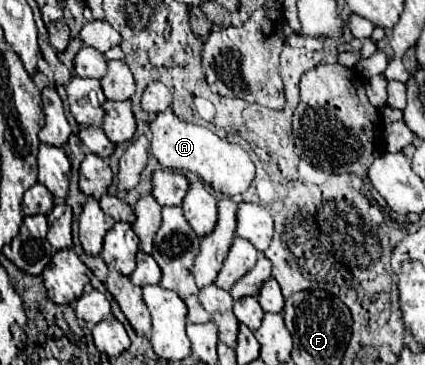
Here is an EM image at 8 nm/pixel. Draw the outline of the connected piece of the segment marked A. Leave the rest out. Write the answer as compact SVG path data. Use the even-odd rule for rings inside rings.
M173 111L159 113L151 121L149 127L151 127L151 135L153 135L151 153L163 167L189 169L195 175L199 175L205 183L209 183L215 191L229 195L229 197L245 193L249 189L249 185L255 177L255 165L253 165L249 153L241 145L221 139L211 129L205 129L205 127L199 127L193 123L185 123L179 117L175 117Z

